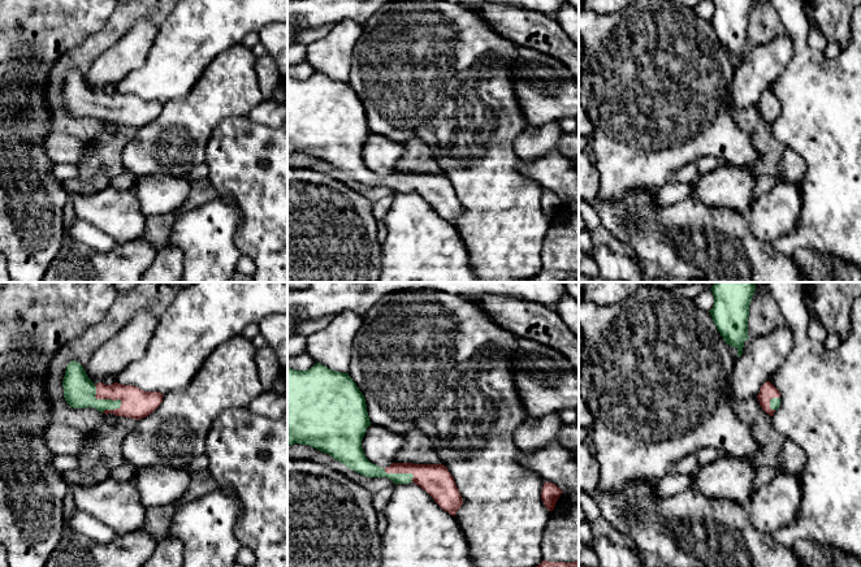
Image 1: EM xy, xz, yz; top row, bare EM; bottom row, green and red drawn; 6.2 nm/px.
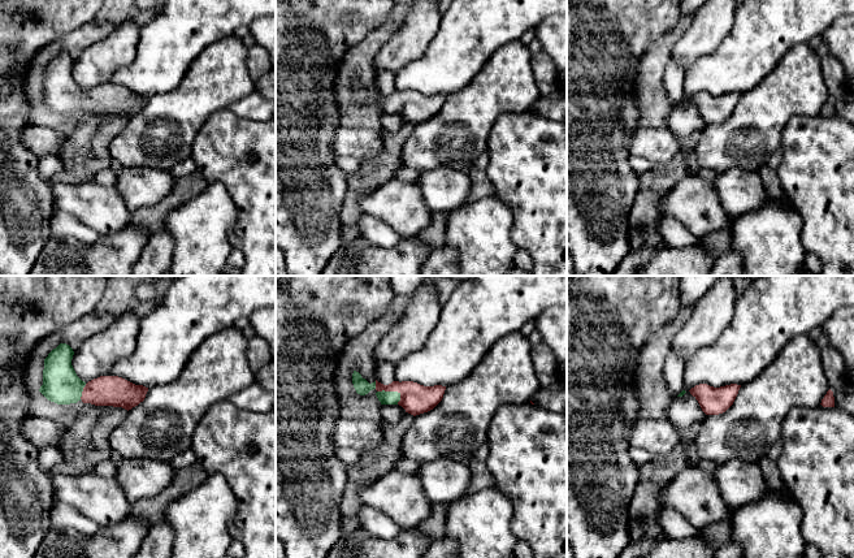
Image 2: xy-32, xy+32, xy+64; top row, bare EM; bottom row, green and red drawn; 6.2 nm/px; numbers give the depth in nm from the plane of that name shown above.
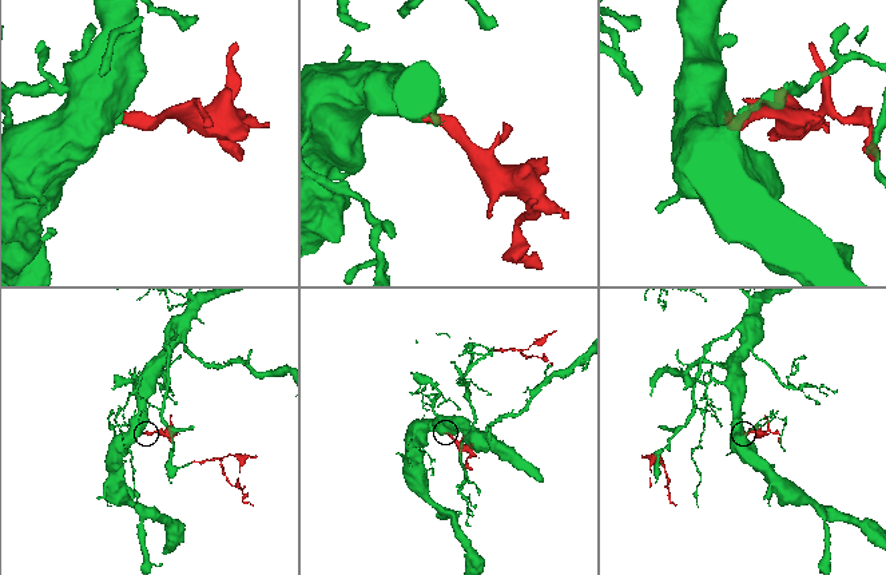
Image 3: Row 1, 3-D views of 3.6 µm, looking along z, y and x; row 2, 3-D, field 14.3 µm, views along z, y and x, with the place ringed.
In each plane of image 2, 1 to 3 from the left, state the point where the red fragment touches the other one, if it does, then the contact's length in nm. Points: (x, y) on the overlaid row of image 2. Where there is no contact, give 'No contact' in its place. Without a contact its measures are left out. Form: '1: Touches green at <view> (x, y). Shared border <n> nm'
1: Touches green at xy-32 (81, 393). Shared border 90 nm
2: Touches green at xy+32 (391, 392). Shared border 160 nm
3: No contact

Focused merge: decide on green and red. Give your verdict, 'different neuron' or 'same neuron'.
different neuron

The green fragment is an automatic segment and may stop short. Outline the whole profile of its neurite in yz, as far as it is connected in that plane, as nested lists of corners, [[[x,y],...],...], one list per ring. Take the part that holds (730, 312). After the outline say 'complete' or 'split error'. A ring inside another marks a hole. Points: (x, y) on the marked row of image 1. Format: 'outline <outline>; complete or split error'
outline [[[714,282],[710,289],[714,297],[709,311],[724,342],[743,354],[748,336],[749,306],[756,282]]]; complete

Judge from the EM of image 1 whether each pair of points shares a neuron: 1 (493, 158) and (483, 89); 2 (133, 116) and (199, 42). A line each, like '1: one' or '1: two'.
1: one
2: one

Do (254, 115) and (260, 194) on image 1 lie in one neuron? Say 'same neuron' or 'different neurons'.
same neuron

